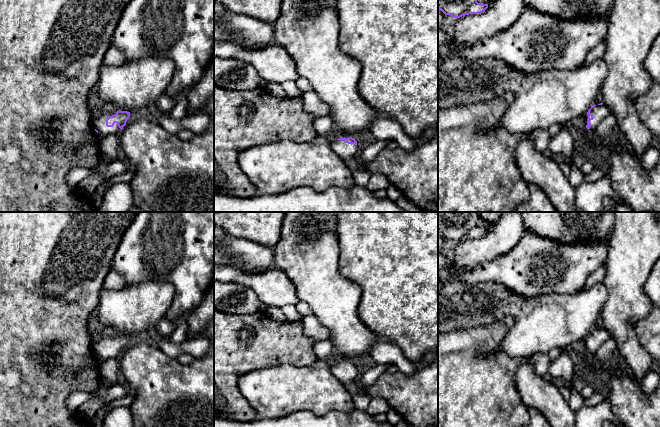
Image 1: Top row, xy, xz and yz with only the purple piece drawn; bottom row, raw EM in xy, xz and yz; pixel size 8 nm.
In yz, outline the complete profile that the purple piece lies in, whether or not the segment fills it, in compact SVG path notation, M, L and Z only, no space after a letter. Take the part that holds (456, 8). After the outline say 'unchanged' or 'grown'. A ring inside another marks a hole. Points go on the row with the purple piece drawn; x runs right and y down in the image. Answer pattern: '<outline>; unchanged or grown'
M438 0L438 9L445 15L460 18L469 14L480 14L488 8L488 4L477 0Z; unchanged

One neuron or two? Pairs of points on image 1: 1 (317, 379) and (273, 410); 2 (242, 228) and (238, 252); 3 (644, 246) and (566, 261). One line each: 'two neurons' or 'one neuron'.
1: one neuron
2: two neurons
3: two neurons

